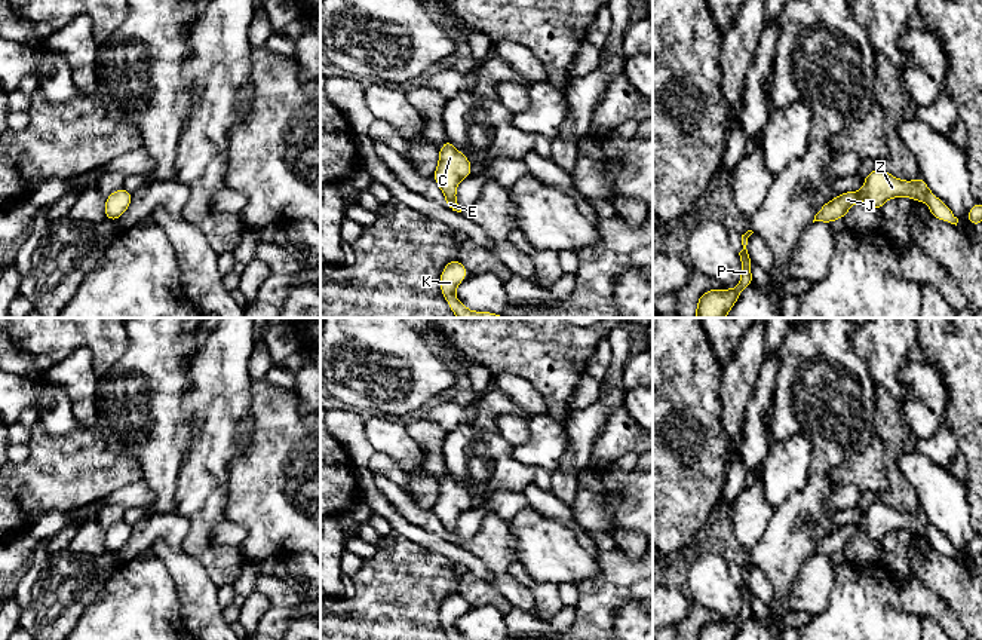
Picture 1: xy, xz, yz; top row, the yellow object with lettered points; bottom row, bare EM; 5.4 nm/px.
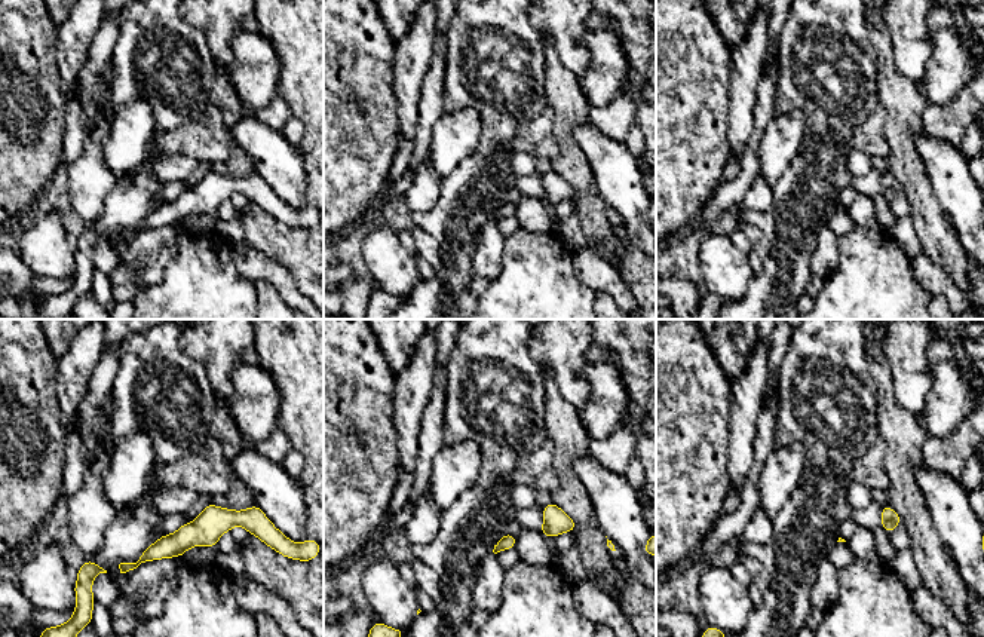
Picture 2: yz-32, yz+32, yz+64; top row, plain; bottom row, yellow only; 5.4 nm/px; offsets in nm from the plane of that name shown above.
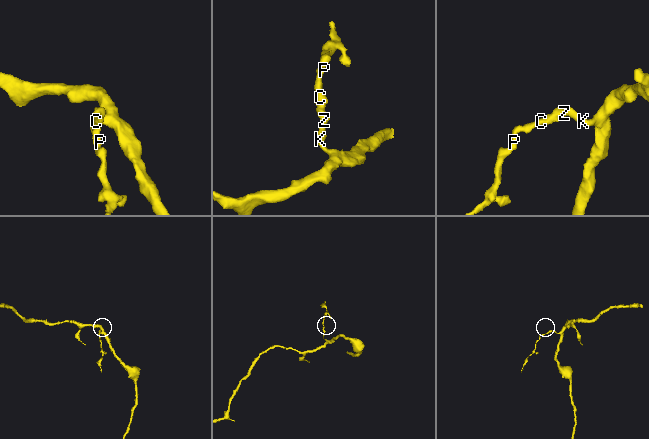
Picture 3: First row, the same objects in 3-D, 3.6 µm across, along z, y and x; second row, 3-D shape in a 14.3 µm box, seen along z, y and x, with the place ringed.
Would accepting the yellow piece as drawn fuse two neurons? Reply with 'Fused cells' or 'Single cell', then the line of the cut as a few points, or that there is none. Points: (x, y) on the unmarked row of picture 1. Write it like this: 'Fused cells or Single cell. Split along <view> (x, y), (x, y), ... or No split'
Single cell. No split

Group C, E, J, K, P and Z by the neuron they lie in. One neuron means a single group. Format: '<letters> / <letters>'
C E J K P Z

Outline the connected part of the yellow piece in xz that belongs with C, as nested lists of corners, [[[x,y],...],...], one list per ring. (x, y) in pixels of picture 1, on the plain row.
[[[446,472],[439,483],[439,496],[433,511],[446,532],[446,539],[452,543],[461,545],[461,541],[455,533],[455,523],[463,511],[470,509],[470,503],[472,496],[469,492]]]

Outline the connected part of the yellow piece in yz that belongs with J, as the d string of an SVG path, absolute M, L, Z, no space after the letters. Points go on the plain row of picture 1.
M881 500L874 502L865 509L865 517L859 524L843 526L825 536L814 548L813 555L823 554L829 557L834 552L844 551L846 545L859 532L872 542L880 543L886 533L897 529L908 529L912 533L926 535L933 549L955 558L958 555L958 551L952 546L952 543L929 523L921 509L915 514L902 514Z

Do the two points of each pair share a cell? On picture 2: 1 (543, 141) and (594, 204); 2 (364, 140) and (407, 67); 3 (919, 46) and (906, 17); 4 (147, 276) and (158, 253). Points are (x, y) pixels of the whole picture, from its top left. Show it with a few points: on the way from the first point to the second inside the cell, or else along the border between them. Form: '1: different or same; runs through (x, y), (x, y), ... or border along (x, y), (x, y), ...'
1: different; border along (554, 122), (552, 132), (557, 156), (552, 161)
2: different; border along (394, 52), (394, 95), (398, 122)
3: same; runs through (912, 39), (907, 24)
4: same; runs through (147, 270), (147, 263), (152, 259)

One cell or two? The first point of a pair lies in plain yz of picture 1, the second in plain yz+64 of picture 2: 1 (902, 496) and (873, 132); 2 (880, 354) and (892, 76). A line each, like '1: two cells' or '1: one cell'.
1: two cells
2: two cells

